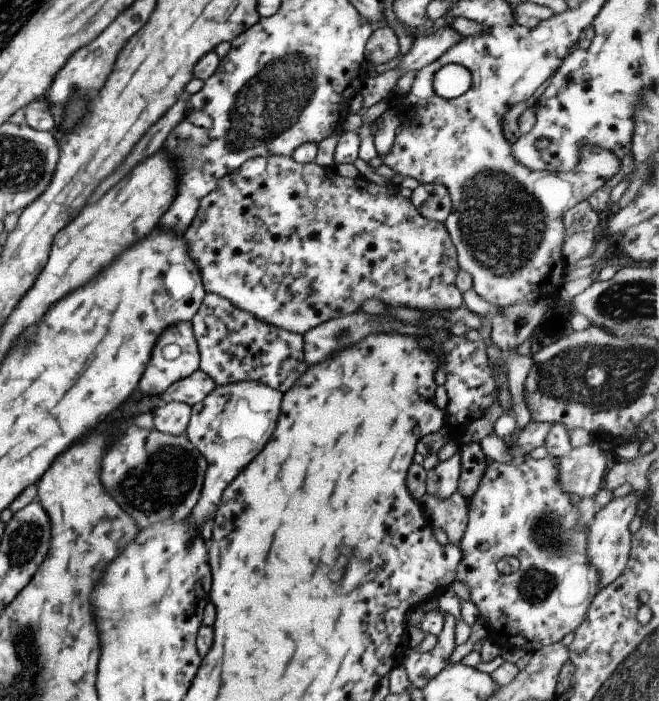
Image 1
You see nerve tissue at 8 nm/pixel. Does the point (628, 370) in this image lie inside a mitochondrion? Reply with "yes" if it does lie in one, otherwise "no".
yes

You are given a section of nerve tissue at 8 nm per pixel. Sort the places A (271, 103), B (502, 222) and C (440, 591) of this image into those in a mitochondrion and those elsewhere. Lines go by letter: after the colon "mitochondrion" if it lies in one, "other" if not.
A: mitochondrion
B: mitochondrion
C: other

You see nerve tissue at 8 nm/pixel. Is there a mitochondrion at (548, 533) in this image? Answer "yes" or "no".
yes

